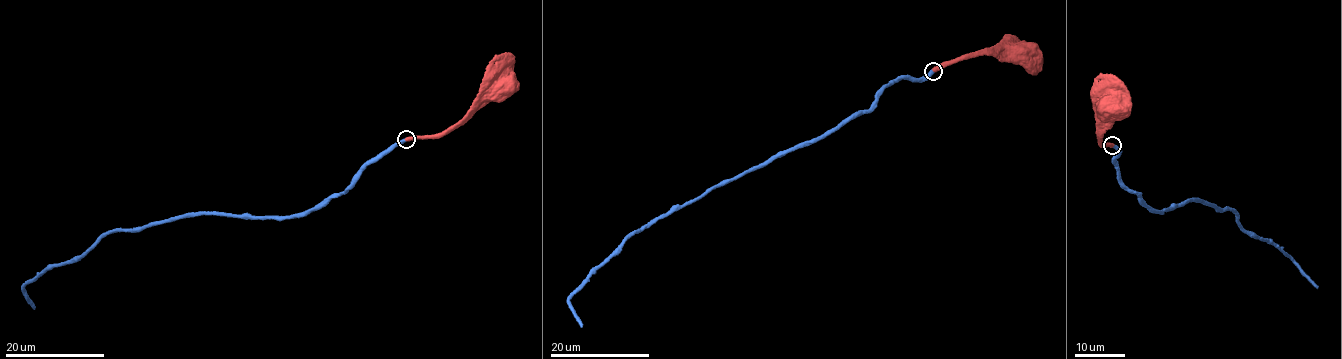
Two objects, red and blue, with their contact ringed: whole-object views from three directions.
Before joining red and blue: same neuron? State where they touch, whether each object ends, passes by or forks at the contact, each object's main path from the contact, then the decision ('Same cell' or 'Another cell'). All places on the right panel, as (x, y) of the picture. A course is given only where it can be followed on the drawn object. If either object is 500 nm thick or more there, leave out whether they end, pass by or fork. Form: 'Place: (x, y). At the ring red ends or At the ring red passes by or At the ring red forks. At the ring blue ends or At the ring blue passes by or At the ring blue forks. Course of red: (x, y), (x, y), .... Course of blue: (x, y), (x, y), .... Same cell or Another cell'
Place: (1112, 145). Course of red: (1112, 144), (1103, 144), (1101, 139), (1107, 112), (1114, 106). Course of blue: (1112, 144), (1118, 149), (1117, 178), (1151, 209), (1196, 198), (1229, 208), (1238, 224), (1268, 239), (1317, 288). Same cell

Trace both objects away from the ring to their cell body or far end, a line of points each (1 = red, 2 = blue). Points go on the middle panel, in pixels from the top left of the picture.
1: (932, 70), (963, 58), (997, 52), (1001, 56), (1016, 54), (1021, 59)
2: (932, 70), (886, 85), (870, 109), (629, 234), (569, 299), (581, 327)

